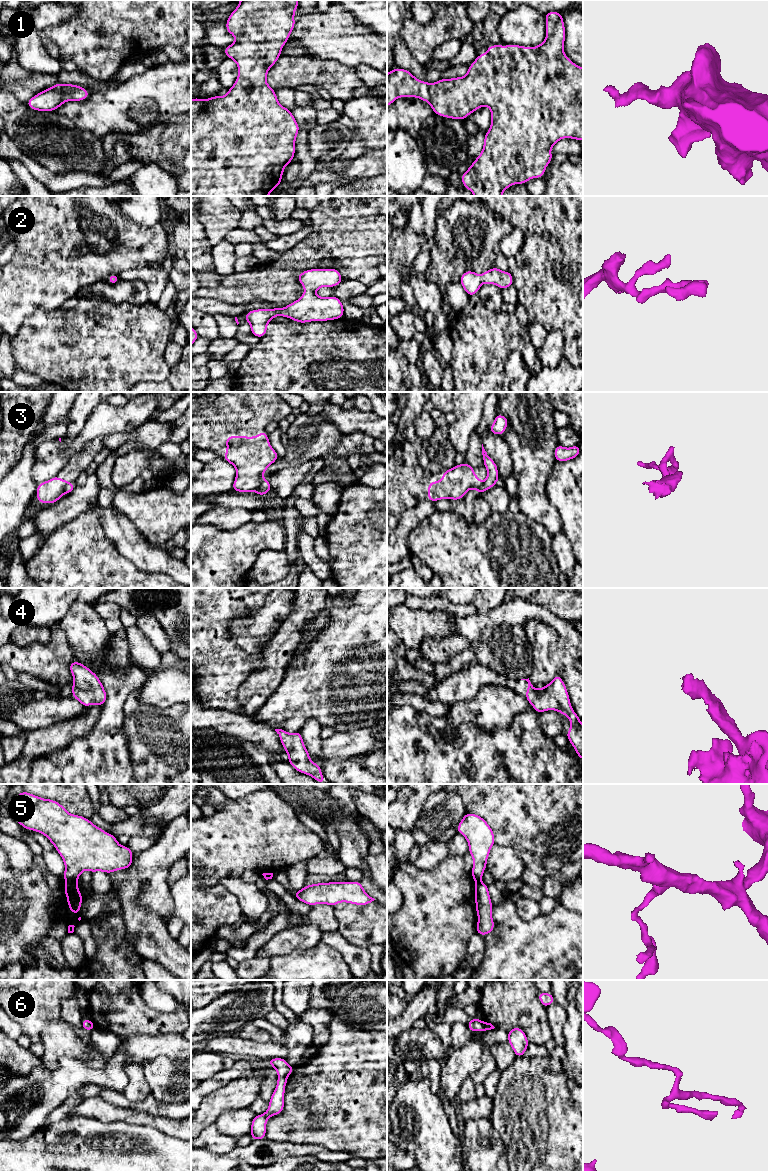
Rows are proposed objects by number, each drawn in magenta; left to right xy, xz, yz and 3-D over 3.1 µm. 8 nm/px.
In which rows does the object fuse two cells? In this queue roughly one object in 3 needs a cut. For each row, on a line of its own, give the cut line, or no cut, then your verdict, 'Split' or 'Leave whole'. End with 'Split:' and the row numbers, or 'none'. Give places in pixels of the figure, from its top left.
1: No split. Leave whole
2: No split. Leave whole
3: Split along xy (70, 483), (64, 488), (63, 492). Split
4: No split. Leave whole
5: Split along xy (76, 881), (69, 881), (67, 883). Split
6: No split. Leave whole
Split: 3, 5

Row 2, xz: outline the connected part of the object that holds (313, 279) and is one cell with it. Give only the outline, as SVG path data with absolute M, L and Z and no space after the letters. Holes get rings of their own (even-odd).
M309 269L297 276L305 292L284 308L256 309L245 314L251 334L261 338L267 333L268 323L276 316L290 318L298 323L328 321L343 318L344 306L336 296L319 297L315 292L321 287L336 287L343 278L337 269Z

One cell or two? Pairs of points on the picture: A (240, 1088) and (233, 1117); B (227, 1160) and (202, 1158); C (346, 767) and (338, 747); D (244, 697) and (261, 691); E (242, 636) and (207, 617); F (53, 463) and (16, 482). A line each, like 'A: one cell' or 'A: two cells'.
A: two cells
B: one cell
C: two cells
D: one cell
E: two cells
F: two cells

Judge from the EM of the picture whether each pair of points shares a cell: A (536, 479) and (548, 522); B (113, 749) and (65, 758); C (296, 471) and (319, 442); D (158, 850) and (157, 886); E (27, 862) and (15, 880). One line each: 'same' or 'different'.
A: same
B: same
C: different
D: same
E: different

